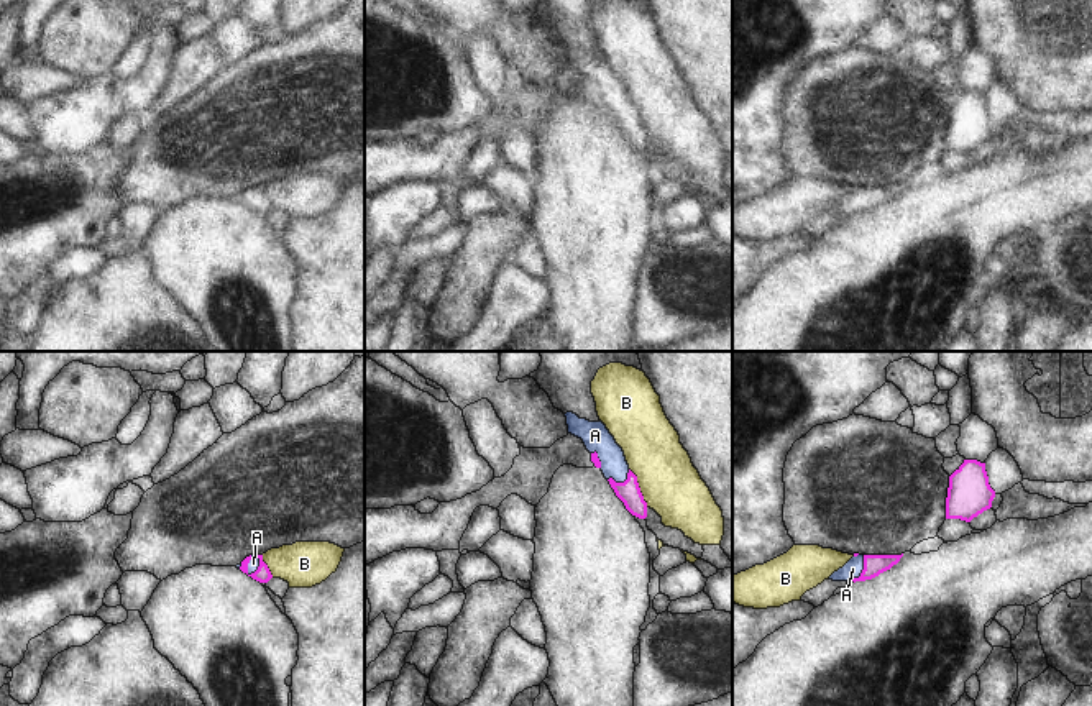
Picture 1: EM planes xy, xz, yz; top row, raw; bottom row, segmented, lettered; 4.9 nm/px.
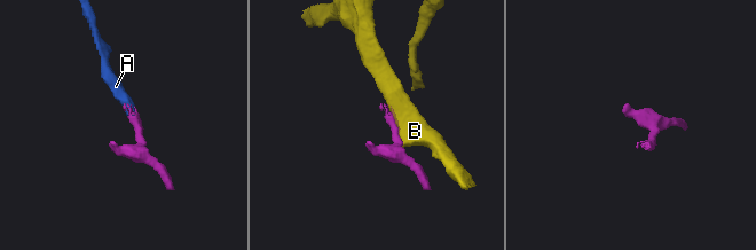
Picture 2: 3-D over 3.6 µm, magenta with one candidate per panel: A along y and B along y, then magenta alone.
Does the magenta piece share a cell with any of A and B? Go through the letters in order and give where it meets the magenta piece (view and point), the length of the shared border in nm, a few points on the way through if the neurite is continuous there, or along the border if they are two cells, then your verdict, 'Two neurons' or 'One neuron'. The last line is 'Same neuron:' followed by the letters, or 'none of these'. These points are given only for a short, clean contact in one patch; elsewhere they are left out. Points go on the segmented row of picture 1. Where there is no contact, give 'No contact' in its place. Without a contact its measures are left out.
A: Touches magenta at xy (258, 567). Shared border 120 nm. Path across: xy (263, 575), (258, 567), (253, 563). One neuron
B: Touches magenta at xz (639, 488). Shared border 220 nm. Two neurons
Same neuron: A

